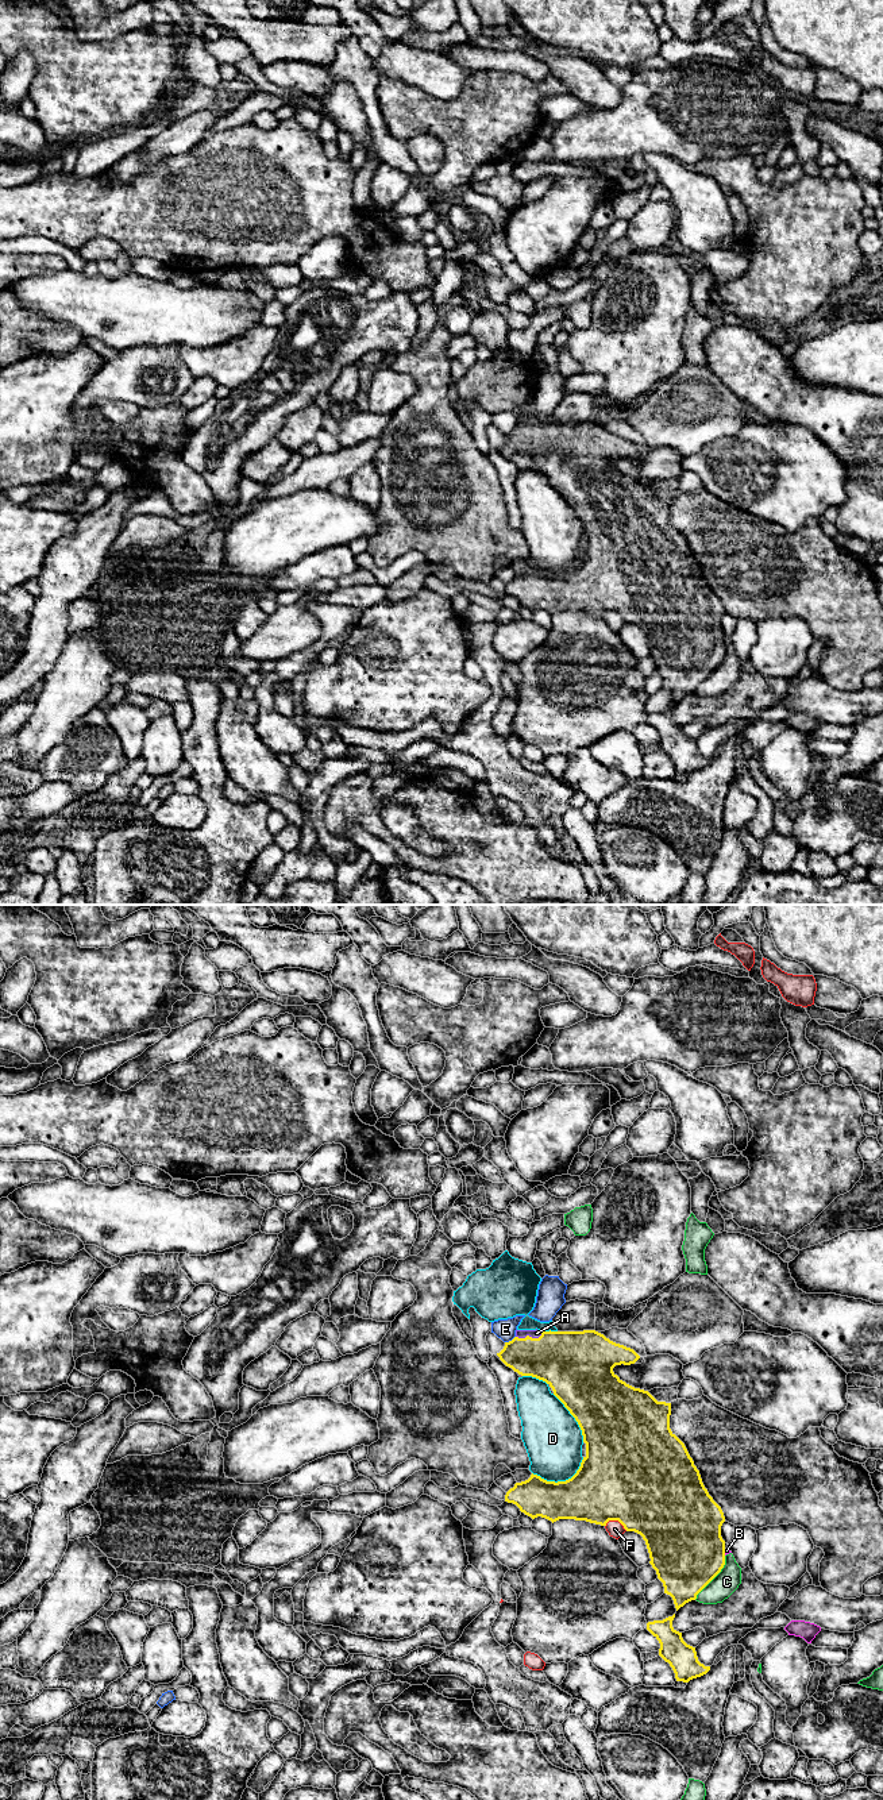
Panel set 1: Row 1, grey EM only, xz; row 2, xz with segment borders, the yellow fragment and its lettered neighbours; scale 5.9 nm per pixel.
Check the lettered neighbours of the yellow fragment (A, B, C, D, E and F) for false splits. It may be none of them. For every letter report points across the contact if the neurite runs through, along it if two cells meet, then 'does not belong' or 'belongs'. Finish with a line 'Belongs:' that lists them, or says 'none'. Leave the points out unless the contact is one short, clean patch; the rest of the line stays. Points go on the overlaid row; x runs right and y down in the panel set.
A: runs through xz (565, 1360), (548, 1356), (529, 1337), (536, 1333); belongs
B: does not belong
C: does not belong
D: does not belong
E: does not belong
F: does not belong
Belongs: A

